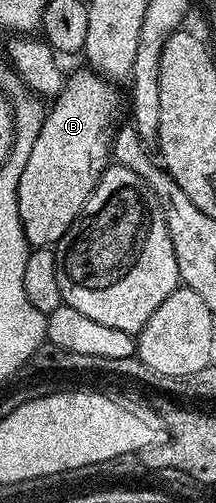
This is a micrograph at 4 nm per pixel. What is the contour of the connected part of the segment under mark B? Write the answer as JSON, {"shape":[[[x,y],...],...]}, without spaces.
{"shape":[[[96,71],[89,72],[73,72],[64,77],[64,88],[58,93],[52,101],[51,107],[48,109],[43,126],[39,130],[39,138],[35,142],[35,146],[31,148],[31,158],[27,160],[27,166],[23,168],[23,178],[19,180],[19,218],[23,222],[23,230],[27,242],[33,248],[47,248],[50,246],[60,245],[61,239],[67,234],[67,230],[79,218],[79,214],[87,206],[87,202],[91,198],[91,194],[97,189],[98,182],[101,181],[101,175],[105,173],[105,169],[110,167],[111,153],[114,146],[115,126],[113,128],[113,115],[117,112],[117,92],[112,83],[106,77],[98,74]]]}

